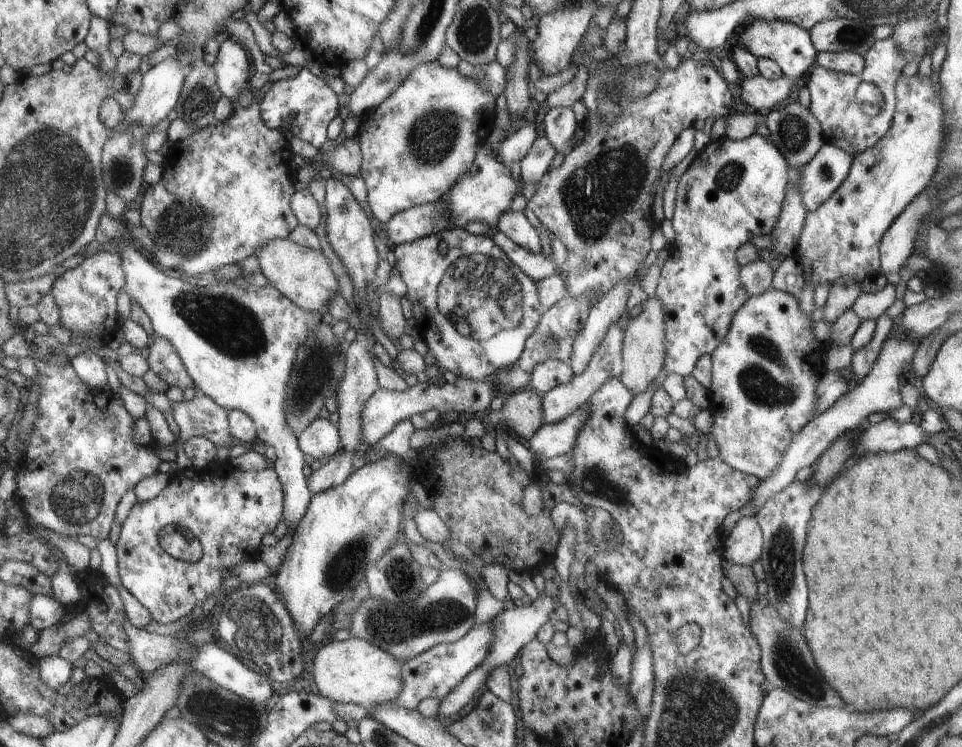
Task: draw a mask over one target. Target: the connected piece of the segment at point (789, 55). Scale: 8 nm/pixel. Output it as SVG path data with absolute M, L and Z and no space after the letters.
M755 19L751 21L745 28L739 30L737 44L757 58L776 62L777 66L780 66L783 75L793 81L797 80L804 72L807 72L805 70L811 66L811 63L817 57L808 30L780 20Z

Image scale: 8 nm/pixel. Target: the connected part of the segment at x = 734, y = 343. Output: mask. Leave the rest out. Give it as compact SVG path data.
M769 287L764 293L751 295L737 309L728 333L711 352L712 384L708 388L708 400L712 424L708 438L716 441L718 455L725 463L759 480L780 464L792 438L817 414L816 386L827 345L815 339L810 315L800 309L796 296Z

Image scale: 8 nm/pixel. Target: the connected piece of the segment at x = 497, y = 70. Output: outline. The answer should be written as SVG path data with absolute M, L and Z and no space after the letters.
M495 60L482 65L470 65L468 62L460 61L456 69L463 76L472 78L486 91L499 96L504 92L506 84L506 70Z

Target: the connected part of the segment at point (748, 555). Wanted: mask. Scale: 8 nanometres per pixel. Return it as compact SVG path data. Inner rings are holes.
M753 515L742 516L723 543L724 557L735 564L750 565L759 559L762 544L762 530L757 519Z

